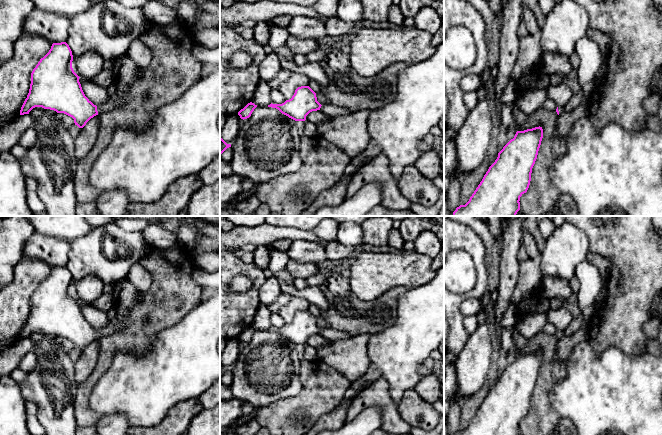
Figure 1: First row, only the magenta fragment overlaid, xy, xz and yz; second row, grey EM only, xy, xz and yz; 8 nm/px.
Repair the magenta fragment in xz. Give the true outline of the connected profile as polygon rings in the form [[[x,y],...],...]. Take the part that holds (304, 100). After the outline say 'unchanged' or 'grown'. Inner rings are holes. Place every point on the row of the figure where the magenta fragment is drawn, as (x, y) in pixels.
[[[309,86],[298,87],[291,99],[282,104],[271,103],[268,107],[278,109],[282,114],[295,121],[305,121],[310,112],[317,110],[329,117],[341,117],[352,113],[348,109],[332,104],[321,105],[317,101],[316,93]]]; grown

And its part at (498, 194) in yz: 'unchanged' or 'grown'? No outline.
unchanged

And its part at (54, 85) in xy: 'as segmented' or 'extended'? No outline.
extended

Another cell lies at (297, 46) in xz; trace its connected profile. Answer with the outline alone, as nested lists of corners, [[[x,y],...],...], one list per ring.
[[[289,36],[285,45],[293,54],[305,55],[317,50],[320,47],[317,40],[315,39],[298,39],[292,36]]]

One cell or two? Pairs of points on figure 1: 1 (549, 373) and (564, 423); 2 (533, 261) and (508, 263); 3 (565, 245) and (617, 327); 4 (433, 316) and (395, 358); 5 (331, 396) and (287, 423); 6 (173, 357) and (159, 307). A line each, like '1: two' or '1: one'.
1: two
2: two
3: two
4: one
5: one
6: two

